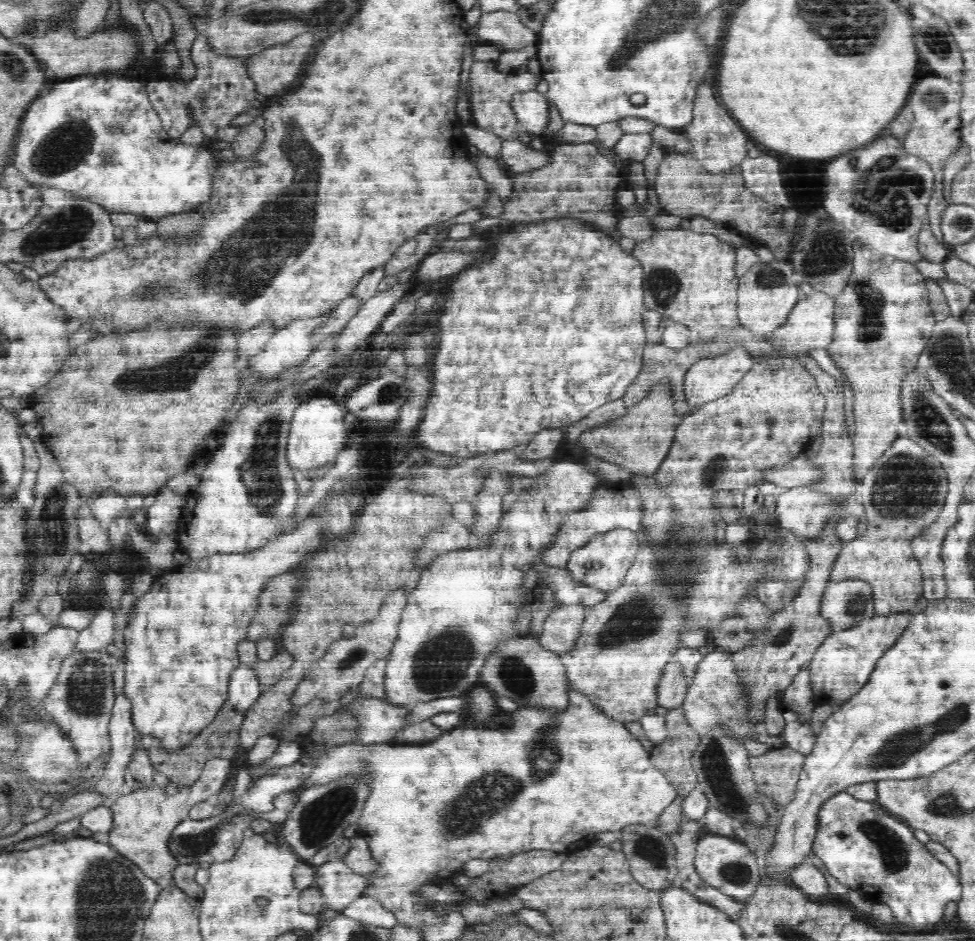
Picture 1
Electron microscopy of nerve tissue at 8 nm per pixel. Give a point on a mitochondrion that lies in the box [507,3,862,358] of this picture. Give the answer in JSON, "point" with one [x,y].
{"point":[825,256]}

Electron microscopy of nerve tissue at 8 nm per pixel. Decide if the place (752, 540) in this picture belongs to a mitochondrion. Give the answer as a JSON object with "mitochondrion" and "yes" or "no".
{"mitochondrion":"no"}

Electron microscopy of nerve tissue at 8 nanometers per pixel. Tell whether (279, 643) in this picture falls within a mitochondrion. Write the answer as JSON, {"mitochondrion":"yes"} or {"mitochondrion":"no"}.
{"mitochondrion":"no"}

